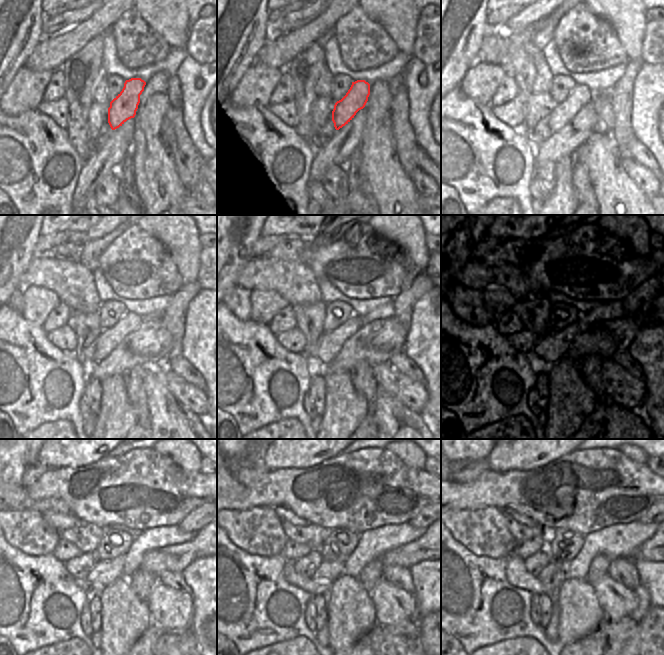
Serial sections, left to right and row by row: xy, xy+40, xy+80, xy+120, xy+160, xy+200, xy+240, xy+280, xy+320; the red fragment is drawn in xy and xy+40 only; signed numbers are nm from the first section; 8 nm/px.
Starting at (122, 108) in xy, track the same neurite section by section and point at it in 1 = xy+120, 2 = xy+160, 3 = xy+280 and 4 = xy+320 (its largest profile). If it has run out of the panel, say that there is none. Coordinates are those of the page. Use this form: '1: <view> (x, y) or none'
1: xy+120 (108, 340)
2: xy+160 (329, 344)
3: xy+280 (328, 572)
4: xy+320 (545, 576)

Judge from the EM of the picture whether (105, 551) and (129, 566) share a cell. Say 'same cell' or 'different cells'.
different cells

